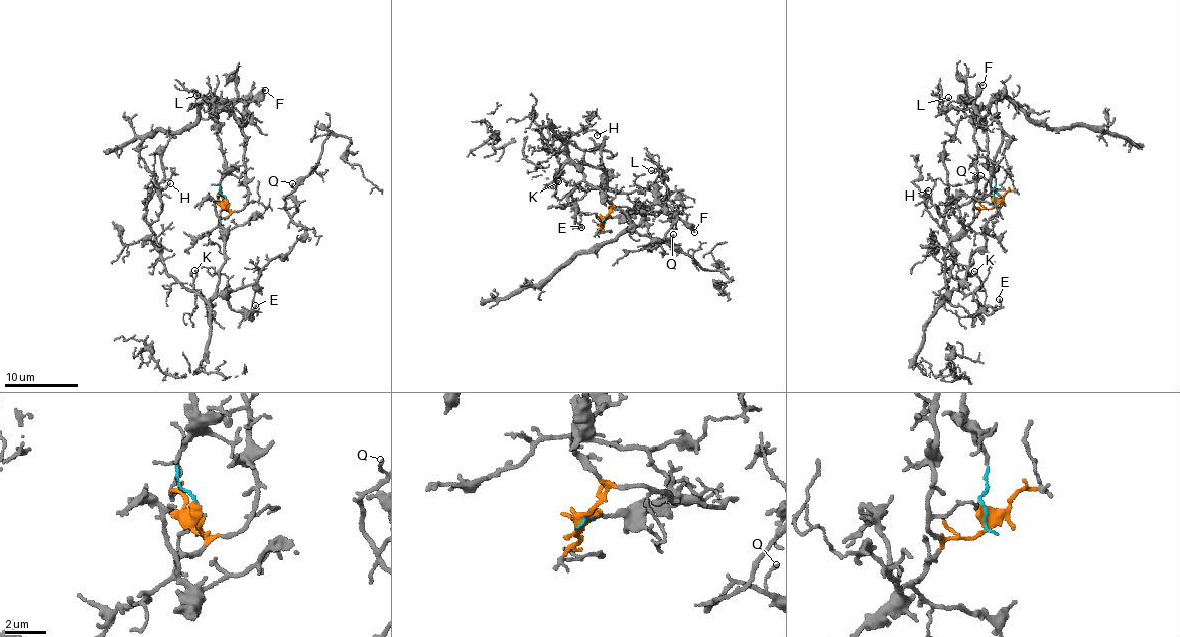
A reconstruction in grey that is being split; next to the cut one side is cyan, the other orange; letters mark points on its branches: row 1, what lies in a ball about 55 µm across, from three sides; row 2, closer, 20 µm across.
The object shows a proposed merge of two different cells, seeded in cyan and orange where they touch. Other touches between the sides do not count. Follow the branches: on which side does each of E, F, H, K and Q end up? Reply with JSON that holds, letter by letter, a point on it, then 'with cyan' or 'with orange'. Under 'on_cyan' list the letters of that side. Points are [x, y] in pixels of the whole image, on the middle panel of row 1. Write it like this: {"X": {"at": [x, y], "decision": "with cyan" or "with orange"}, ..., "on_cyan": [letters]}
{"E": {"at": [581, 227], "decision": "with orange"}, "F": {"at": [694, 232], "decision": "with cyan"}, "H": {"at": [597, 135], "decision": "with orange"}, "K": {"at": [558, 181], "decision": "with orange"}, "Q": {"at": [673, 234], "decision": "with orange"}, "on_cyan": ["F"]}

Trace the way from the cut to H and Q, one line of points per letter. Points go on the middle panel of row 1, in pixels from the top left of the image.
H: (606, 217), (611, 207), (600, 190), (603, 170), (544, 146), (583, 128), (596, 136)
Q: (606, 217), (611, 207), (600, 190), (604, 172), (578, 164), (630, 226), (657, 241), (648, 249), (673, 234)

